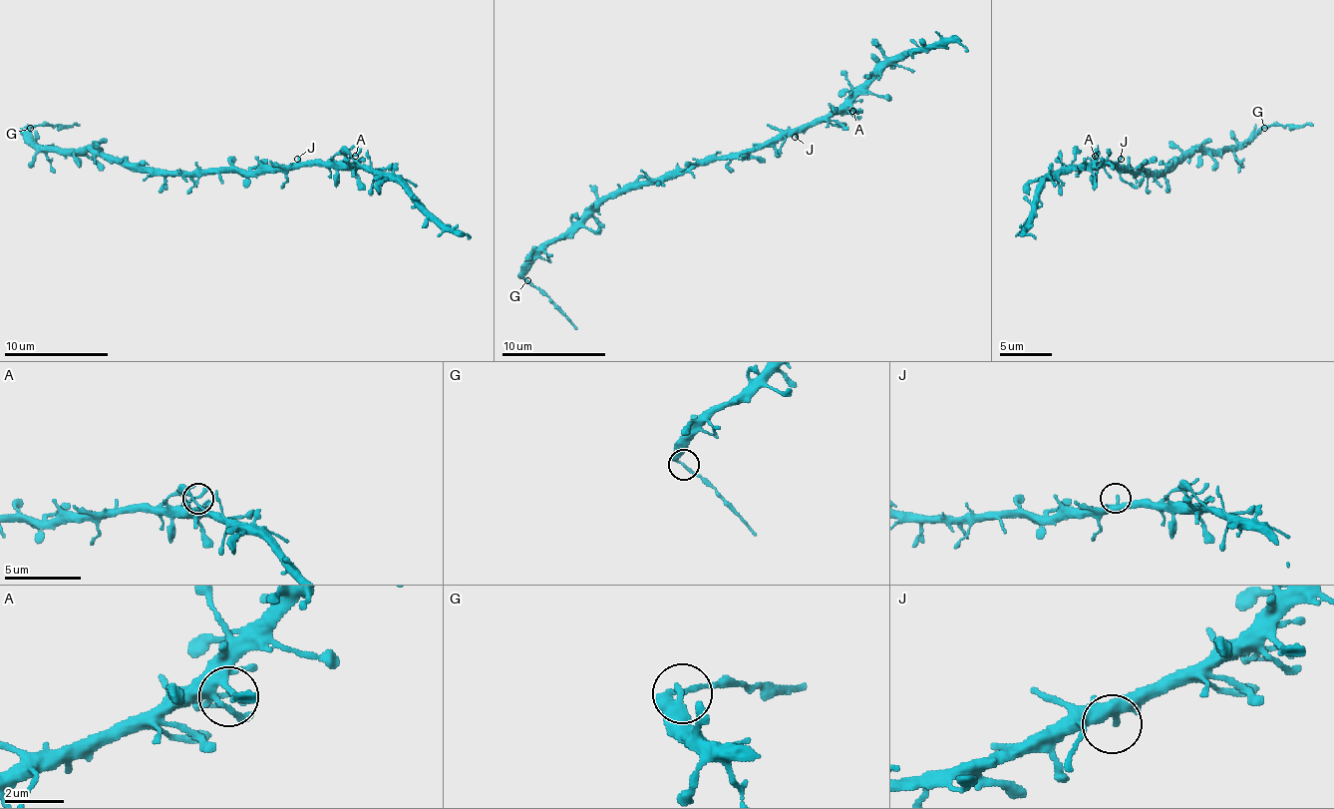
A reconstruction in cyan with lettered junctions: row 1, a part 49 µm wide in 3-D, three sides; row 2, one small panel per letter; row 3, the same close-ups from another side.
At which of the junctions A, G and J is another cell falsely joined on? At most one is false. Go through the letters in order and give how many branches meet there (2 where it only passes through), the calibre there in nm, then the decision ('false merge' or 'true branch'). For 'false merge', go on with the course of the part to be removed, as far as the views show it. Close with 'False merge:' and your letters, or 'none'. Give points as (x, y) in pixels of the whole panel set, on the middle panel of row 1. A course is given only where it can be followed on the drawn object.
A: branches 2; calibre 200 nm; true branch
G: branches 2; calibre 240 nm; false merge; course (526, 280), (539, 287), (576, 329)
J: branches 2; calibre 260 nm; true branch
False merge: G

